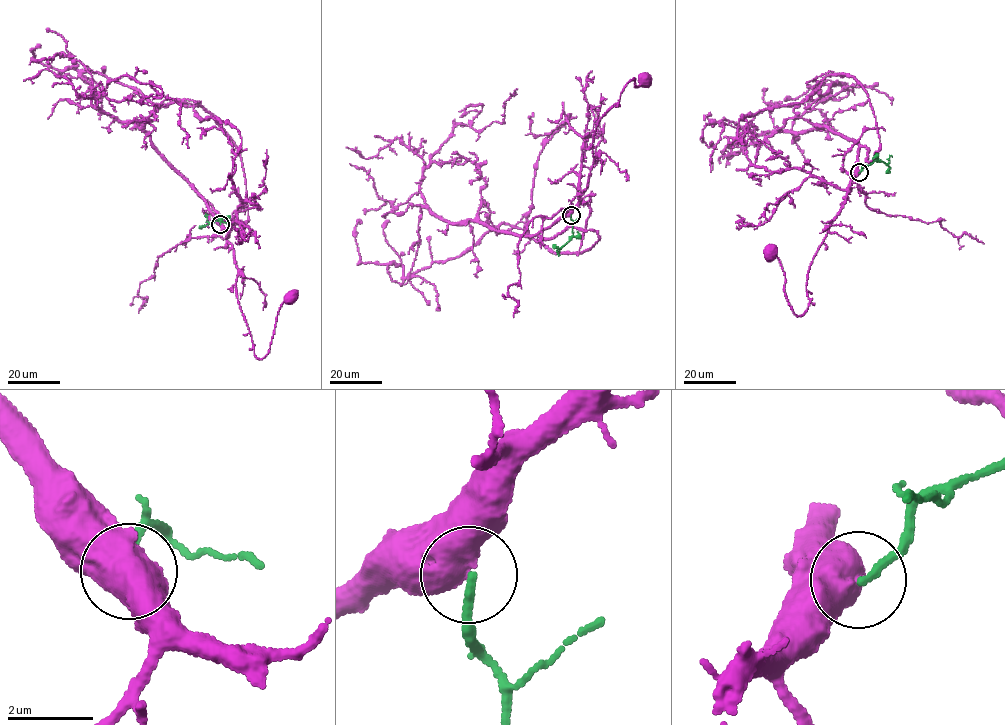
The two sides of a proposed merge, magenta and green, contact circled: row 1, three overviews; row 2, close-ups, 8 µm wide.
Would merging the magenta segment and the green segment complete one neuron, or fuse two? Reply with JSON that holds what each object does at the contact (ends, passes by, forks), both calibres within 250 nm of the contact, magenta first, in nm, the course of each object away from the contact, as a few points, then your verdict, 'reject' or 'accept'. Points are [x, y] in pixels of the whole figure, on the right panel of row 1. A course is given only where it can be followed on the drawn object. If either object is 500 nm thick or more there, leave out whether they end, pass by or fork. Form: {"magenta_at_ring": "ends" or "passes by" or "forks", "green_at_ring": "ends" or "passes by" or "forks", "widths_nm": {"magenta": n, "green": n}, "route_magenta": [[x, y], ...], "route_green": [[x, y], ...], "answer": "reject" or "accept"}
{"widths_nm": {"magenta": 750, "green": 180}, "route_magenta": [[859, 172], [812, 259], [804, 314], [792, 310], [784, 273], [770, 252]], "route_green": [[859, 172], [875, 160], [887, 164], [892, 157]], "answer": "accept"}

